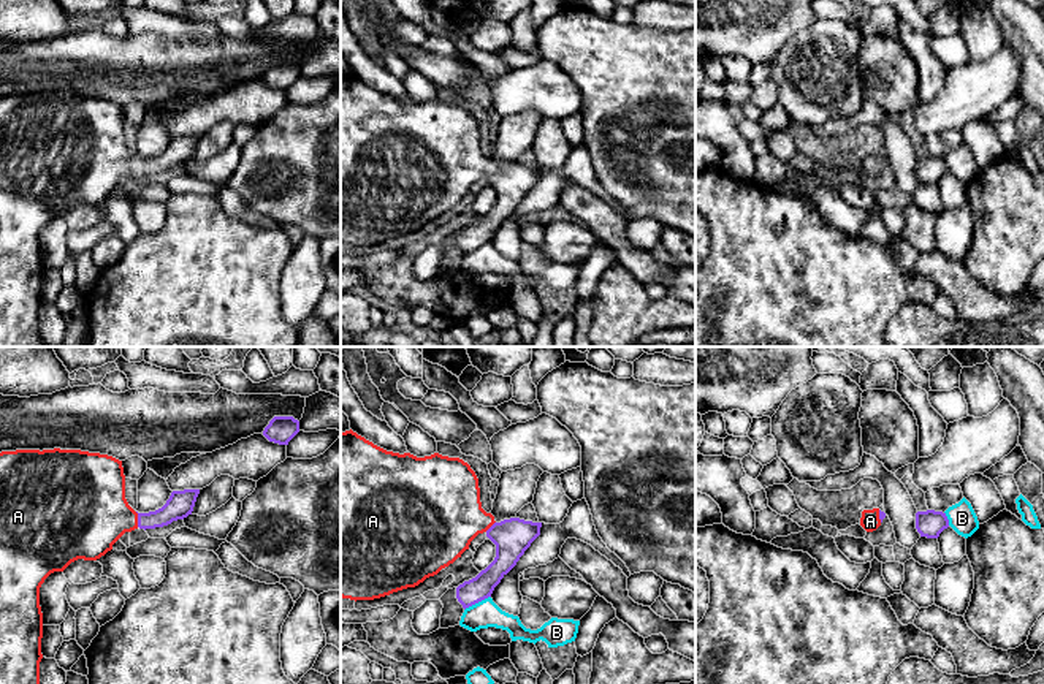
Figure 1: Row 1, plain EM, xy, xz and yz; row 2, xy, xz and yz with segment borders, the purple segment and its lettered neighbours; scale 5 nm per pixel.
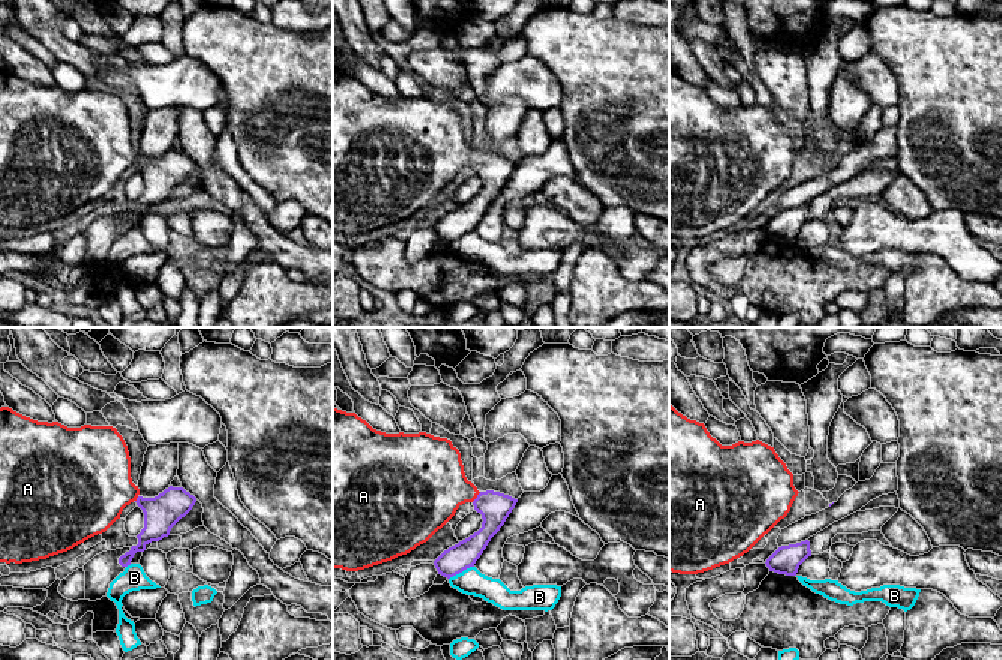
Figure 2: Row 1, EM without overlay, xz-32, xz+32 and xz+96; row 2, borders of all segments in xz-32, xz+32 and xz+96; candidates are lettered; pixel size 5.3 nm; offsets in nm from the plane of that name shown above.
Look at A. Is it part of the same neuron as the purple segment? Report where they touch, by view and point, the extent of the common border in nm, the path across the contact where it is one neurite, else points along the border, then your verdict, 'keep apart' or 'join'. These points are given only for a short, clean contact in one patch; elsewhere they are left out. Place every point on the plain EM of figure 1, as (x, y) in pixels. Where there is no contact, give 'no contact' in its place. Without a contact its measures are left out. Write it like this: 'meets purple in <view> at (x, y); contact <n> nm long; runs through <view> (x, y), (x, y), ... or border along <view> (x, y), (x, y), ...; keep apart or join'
meets purple in xy at (138, 165); contact 80 nm long; runs through xy (179, 151), (163, 162), (138, 165), (91, 159); join

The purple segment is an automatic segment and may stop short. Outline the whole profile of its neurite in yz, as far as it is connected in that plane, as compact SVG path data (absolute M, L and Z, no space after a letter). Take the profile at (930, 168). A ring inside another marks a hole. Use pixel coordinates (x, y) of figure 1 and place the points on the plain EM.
M927 155L916 158L916 174L920 182L938 184L939 179L949 173L946 158Z

